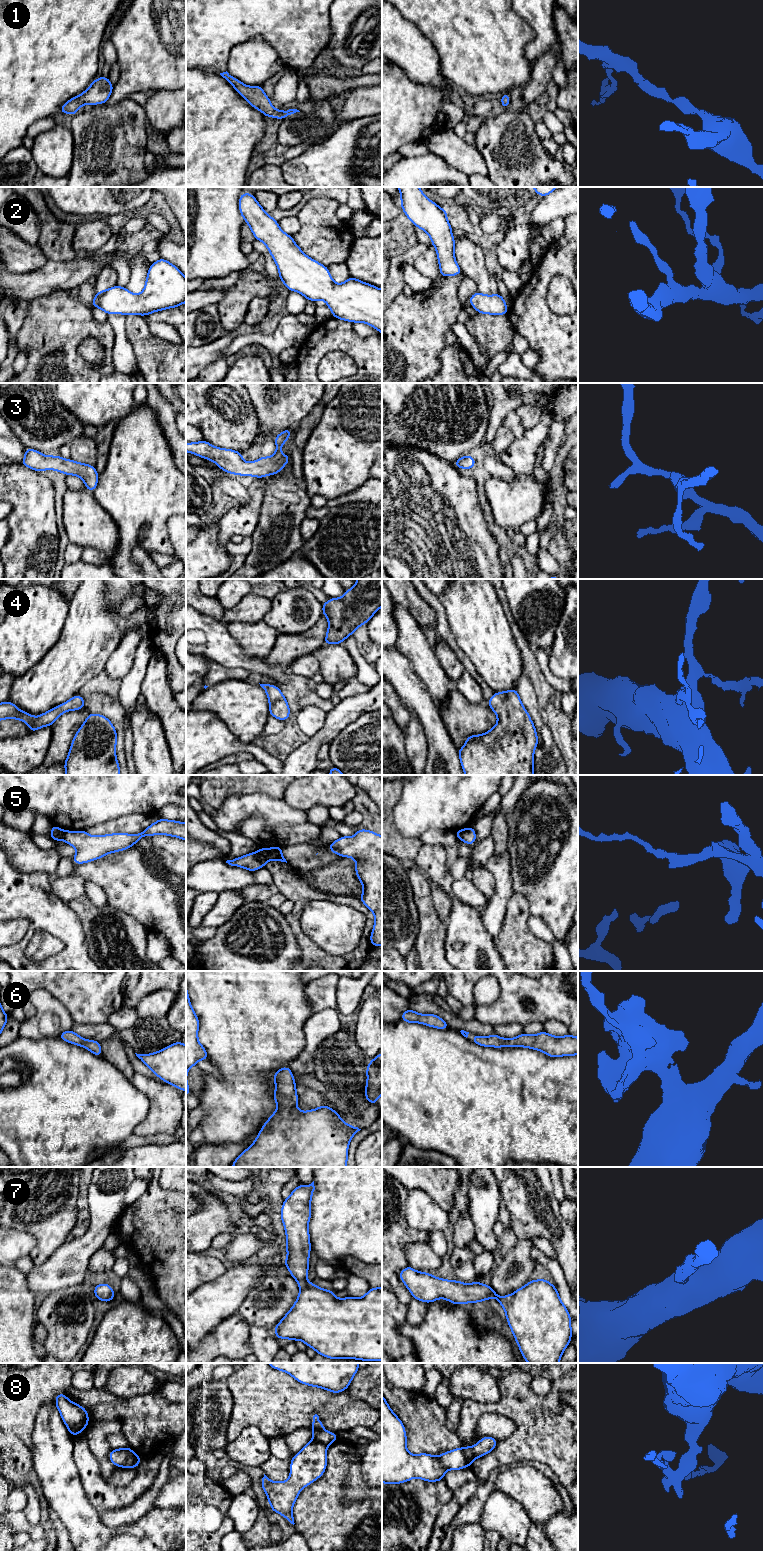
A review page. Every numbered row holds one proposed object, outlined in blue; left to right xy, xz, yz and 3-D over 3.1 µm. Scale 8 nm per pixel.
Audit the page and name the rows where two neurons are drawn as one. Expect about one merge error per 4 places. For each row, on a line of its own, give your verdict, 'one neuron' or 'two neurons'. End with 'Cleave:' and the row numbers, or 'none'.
1: one neuron
2: one neuron
3: one neuron
4: one neuron
5: two neurons
6: one neuron
7: one neuron
8: two neurons
Cleave: 5, 8

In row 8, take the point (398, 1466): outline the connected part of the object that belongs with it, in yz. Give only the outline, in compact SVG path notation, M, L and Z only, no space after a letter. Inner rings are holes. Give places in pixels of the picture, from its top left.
M382 1395L382 1483L400 1484L413 1478L427 1482L443 1481L447 1470L468 1467L463 1448L433 1456L410 1454L402 1421L389 1407Z

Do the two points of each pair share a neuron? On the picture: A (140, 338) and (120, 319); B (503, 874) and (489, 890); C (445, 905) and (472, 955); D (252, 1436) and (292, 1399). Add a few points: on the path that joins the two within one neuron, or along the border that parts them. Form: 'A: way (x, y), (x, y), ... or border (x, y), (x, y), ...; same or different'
A: border (126, 315), (125, 331), (131, 346); different
B: border (481, 865), (495, 883), (495, 893), (488, 903); different
C: border (442, 890), (451, 901), (451, 910), (446, 923); different
D: border (236, 1437), (245, 1428), (254, 1426), (267, 1439); different

